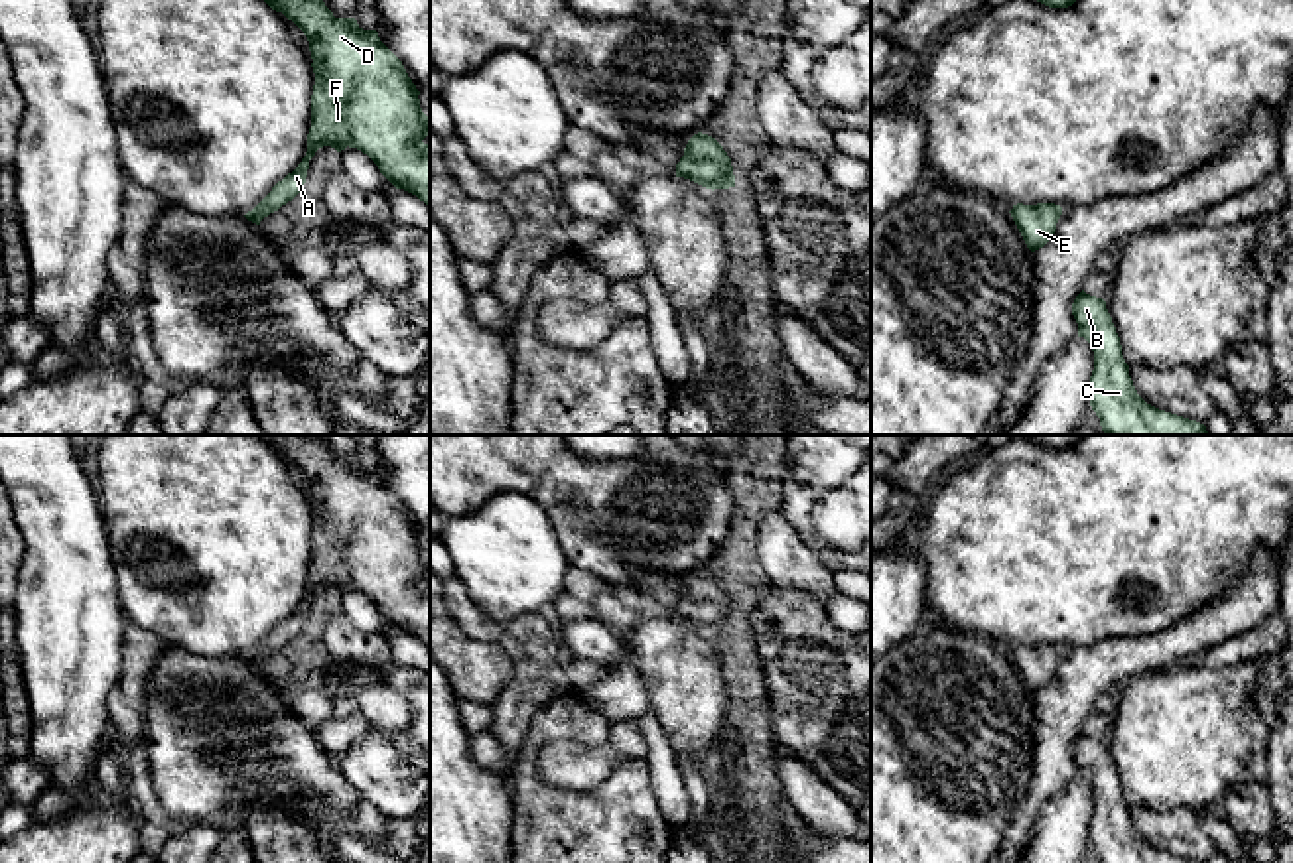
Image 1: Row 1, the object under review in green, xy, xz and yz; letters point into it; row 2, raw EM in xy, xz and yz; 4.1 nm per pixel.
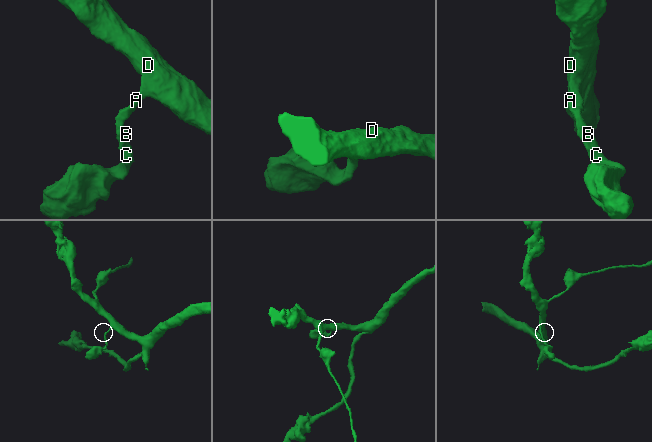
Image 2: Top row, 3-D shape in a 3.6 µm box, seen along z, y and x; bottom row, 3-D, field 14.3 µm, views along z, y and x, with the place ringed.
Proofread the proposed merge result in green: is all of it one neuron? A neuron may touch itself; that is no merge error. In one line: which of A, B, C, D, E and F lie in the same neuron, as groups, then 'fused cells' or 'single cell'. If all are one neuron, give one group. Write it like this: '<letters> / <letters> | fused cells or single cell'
A B C D E F | single cell

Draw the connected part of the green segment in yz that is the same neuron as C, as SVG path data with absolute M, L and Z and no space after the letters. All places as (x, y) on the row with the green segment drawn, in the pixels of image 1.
M1082 290L1072 303L1072 315L1078 337L1094 351L1088 398L1106 435L1208 435L1204 424L1159 410L1137 394L1102 298Z

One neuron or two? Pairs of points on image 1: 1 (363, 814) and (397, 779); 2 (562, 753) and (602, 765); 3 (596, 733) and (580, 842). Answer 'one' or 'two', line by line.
1: two
2: one
3: one

